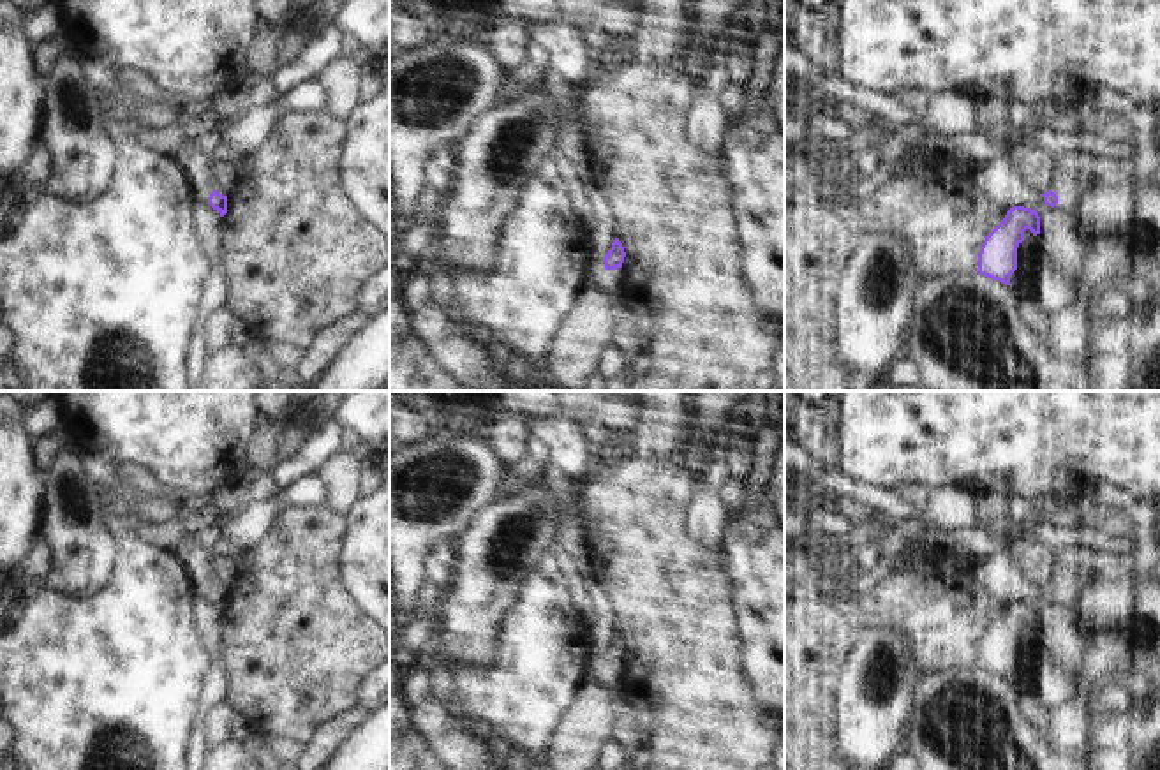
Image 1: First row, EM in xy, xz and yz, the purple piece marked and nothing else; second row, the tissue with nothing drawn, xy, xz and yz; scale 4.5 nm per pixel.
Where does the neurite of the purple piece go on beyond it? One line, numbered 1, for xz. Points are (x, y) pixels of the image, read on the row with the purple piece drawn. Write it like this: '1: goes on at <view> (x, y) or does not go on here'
1: goes on at xz (609, 282)

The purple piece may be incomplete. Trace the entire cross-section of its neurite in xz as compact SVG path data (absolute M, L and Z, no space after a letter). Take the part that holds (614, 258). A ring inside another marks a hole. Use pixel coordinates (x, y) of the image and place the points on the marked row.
M615 238L612 248L601 261L594 261L594 268L589 271L589 284L592 284L599 292L606 296L622 294L622 273L617 270L622 268L626 252L622 243Z

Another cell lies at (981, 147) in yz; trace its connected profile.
M927 132L922 141L924 150L943 150L954 159L966 159L977 164L1010 157L1015 146L1007 137L1000 139L987 132L950 137Z

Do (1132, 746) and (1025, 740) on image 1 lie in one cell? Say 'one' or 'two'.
two

